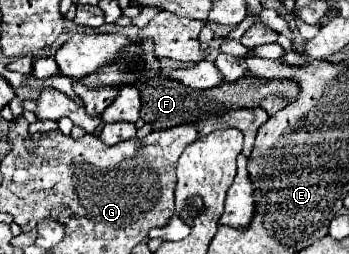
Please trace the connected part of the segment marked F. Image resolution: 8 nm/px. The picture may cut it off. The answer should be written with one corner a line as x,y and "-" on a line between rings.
252,75
242,77
236,83
222,81
220,85
204,91
190,89
178,81
164,77
154,77
144,83
134,83
134,87
138,87
138,91
142,93
142,119
152,125
152,131
170,129
184,123
196,123
202,119
212,119
240,107
258,107
262,97
268,95
282,95
288,99
288,103
291,103
296,100
300,92
299,85
294,79
258,79

